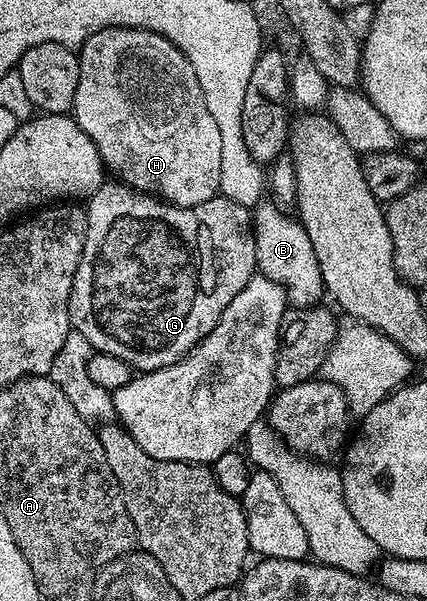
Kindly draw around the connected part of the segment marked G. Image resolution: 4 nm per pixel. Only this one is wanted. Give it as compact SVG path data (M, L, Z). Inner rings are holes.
M121 181L103 182L102 188L90 196L85 204L86 208L86 236L84 237L84 253L80 257L80 265L76 269L76 277L72 281L70 294L70 326L73 330L84 333L88 337L94 351L103 351L112 357L120 357L135 372L155 371L161 367L172 365L190 353L209 331L220 321L224 309L228 309L228 301L248 285L248 281L256 274L256 241L254 240L254 225L249 210L236 201L228 201L215 197L204 201L204 205L195 207L174 207L161 198L136 191L127 187Z

